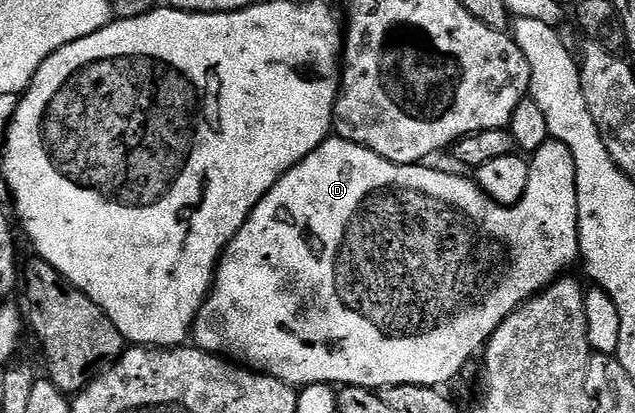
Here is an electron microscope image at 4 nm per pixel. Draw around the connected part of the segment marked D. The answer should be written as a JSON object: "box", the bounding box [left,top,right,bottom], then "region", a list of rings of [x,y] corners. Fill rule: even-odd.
{"box":[193,138,579,390],"region":[[[328,138],[317,150],[310,152],[297,166],[293,166],[276,182],[269,194],[257,202],[245,226],[231,239],[219,257],[211,295],[201,306],[193,329],[194,347],[216,353],[246,366],[264,372],[286,384],[323,384],[328,380],[334,386],[352,384],[358,388],[382,390],[398,384],[420,384],[439,388],[447,384],[471,359],[486,349],[491,335],[523,304],[538,292],[558,280],[571,267],[576,267],[579,255],[579,215],[577,214],[577,170],[573,154],[567,144],[548,140],[529,160],[529,182],[523,197],[516,204],[499,204],[491,199],[474,179],[454,176],[426,168],[426,163],[394,164],[376,152],[362,148],[348,140]]]}

